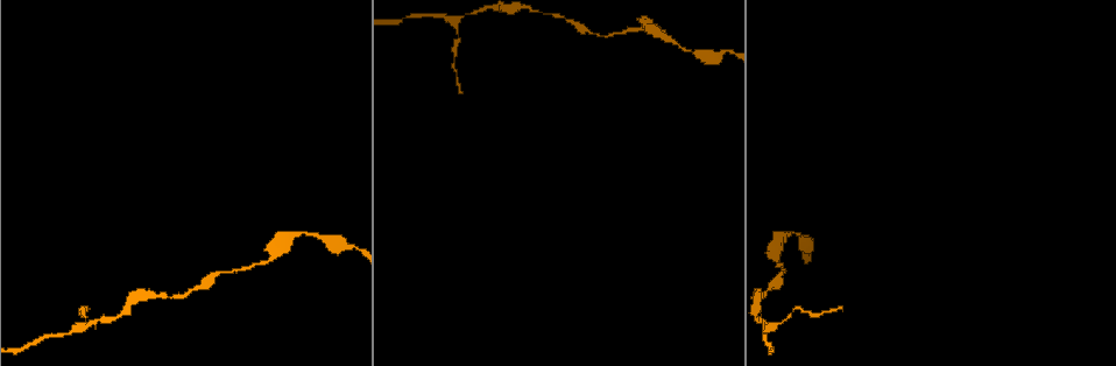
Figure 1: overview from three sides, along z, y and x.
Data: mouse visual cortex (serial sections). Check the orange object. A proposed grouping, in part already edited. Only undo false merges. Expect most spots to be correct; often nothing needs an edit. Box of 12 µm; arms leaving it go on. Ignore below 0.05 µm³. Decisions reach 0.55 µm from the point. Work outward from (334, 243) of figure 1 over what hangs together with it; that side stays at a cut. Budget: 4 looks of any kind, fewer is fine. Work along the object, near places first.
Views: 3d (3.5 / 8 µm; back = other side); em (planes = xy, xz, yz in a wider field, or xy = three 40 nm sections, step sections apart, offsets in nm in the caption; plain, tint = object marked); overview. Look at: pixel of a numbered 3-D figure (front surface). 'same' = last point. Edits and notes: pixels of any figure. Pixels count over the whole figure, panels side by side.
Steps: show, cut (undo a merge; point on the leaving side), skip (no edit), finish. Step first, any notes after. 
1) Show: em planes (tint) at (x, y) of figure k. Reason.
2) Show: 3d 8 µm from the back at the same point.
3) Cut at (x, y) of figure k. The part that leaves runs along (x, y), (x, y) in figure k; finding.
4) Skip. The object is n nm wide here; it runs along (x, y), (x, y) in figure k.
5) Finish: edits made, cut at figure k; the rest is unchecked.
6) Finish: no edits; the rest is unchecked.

Show: 3d 3.5 µm at (666, 36) of figure 1. Sudden change in width.

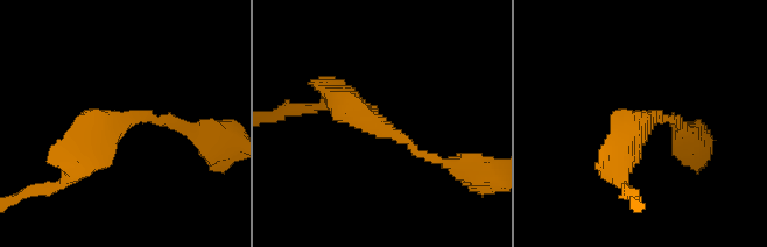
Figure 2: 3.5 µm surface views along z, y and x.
Show: em xy step 5 (tint) at (374, 126) of figure 2. Now the EM.

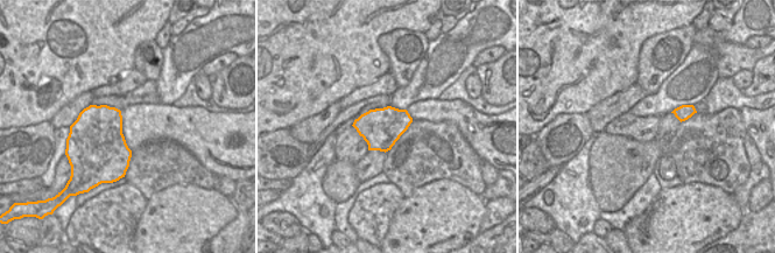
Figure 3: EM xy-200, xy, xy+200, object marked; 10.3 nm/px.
Skip. The object is 400 nm wide here; it runs along (175, 124), (118, 124), (61, 184) in figure 2; one cell here.

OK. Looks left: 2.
Show: 3d 3.5 µm at (215, 272) of figure 1. Thick turns thin.

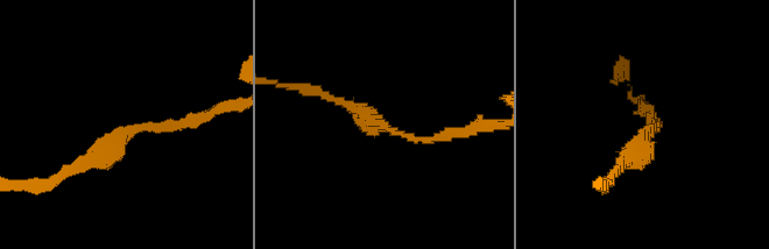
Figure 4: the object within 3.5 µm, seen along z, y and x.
Show: em planes (tint) at (130, 130) of figure 4. The arms are 150, 200 nm wide.

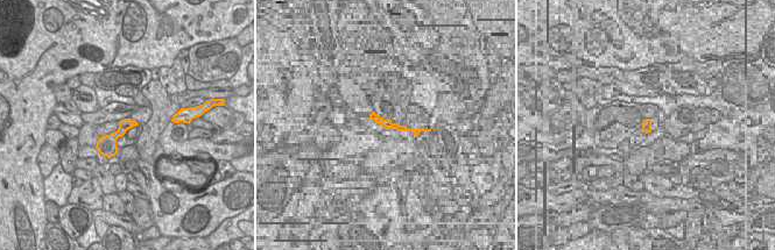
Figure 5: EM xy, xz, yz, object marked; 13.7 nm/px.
Skip. It runs along (199, 119), (139, 126), (66, 169) in figure 4; continuous, no second cell.

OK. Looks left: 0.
Finish: no edits; the rest is unchecked.

